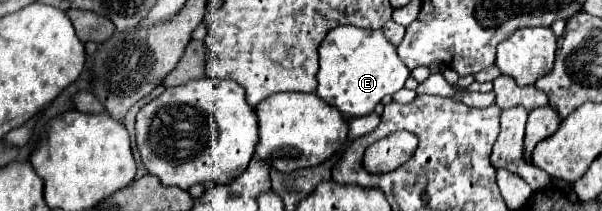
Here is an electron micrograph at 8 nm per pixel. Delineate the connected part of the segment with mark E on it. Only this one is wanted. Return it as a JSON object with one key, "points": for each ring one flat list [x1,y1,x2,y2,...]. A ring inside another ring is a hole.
{"points":[[337,26,325,36,319,46,317,96,335,106,345,118,367,116,385,96,401,90,409,74,409,68,397,56,395,46,387,42,383,30]]}

